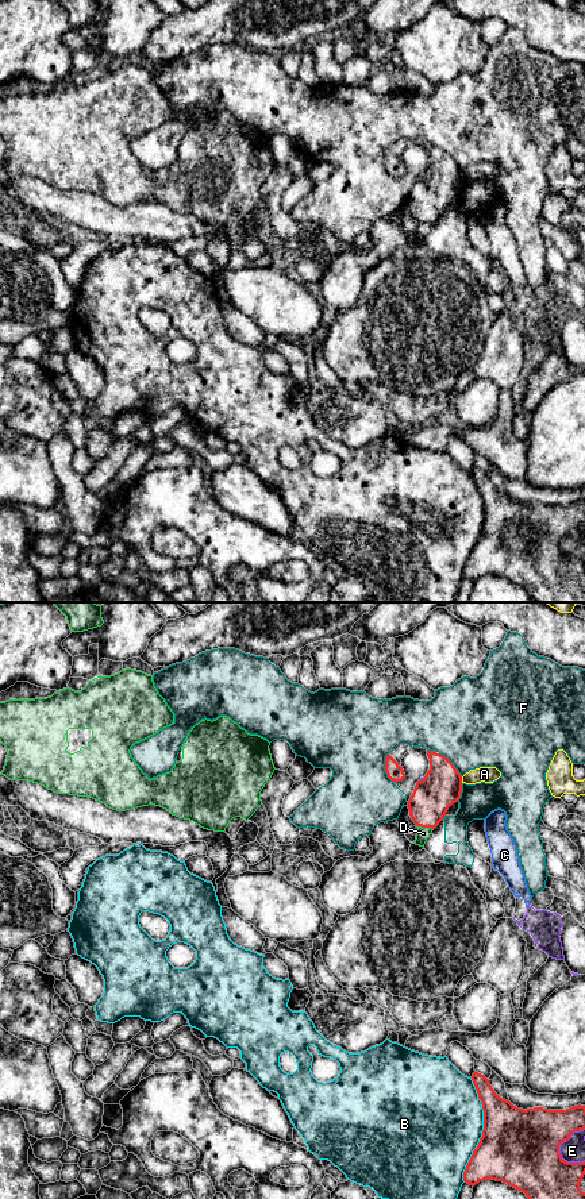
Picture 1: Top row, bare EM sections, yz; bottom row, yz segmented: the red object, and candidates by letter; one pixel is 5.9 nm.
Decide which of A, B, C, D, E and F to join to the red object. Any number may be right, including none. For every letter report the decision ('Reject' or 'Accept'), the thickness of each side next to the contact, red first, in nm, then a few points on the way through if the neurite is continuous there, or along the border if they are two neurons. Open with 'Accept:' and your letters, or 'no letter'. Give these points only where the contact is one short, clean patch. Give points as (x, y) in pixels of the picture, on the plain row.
Accept: no letter
A: Reject. Thickness 240 nm (red) against 100 nm
B: Reject. Thickness 460 nm (red) against 500 nm
C: Reject. Thickness 240 nm (red) against 20 nm
D: Reject. Thickness 240 nm (red) against 80 nm
E: Reject. Thickness 440 nm (red) against 140 nm
F: Reject. Thickness 100 nm (red) against 420 nm

